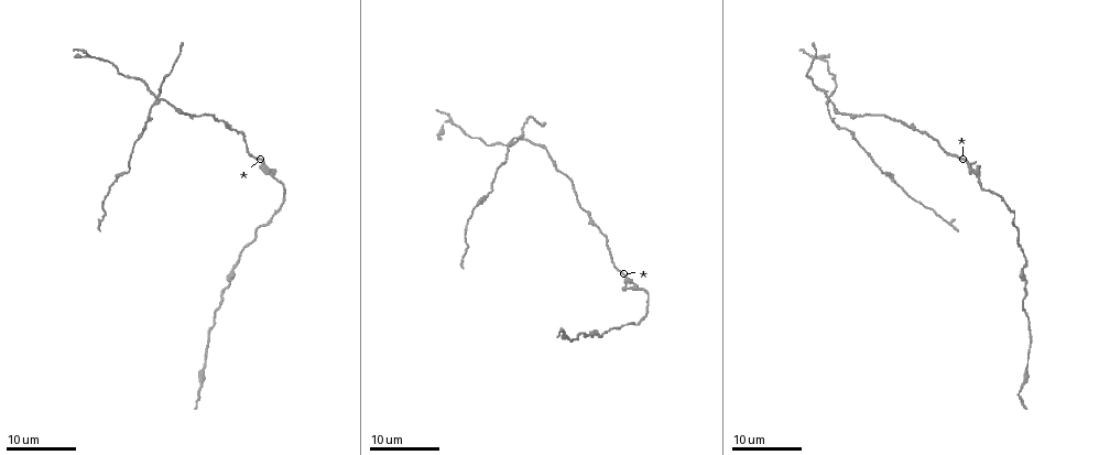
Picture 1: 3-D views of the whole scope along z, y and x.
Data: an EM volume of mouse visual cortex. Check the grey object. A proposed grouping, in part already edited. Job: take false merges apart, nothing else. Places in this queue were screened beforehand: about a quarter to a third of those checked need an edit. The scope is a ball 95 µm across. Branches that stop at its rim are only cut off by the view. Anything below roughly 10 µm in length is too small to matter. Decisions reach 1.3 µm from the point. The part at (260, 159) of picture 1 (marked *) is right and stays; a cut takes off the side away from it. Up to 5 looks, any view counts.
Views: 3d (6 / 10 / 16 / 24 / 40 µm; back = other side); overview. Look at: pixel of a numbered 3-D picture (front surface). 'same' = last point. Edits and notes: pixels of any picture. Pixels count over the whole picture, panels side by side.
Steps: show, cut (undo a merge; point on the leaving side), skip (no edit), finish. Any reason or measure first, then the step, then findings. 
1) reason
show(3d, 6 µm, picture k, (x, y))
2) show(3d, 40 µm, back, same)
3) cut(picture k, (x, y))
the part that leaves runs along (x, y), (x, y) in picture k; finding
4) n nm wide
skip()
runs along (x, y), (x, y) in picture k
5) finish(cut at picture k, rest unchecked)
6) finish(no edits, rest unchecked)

side arm on a straight run
show(3d, 16 µm, picture 1, (595, 225))

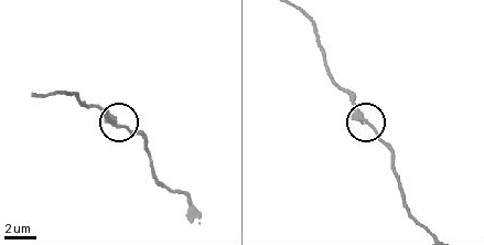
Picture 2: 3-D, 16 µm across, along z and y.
show(3d, 10 µm, picture 2, (365, 118))

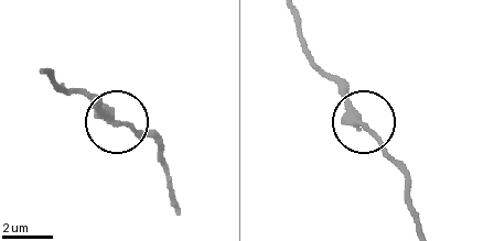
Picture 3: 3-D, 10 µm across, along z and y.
250 nm wide
skip()
runs along (175, 197), (160, 145), (70, 90) in picture 3; one neuron here

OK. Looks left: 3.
four-way junction
show(3d, 16 µm, picture 1, (520, 139))

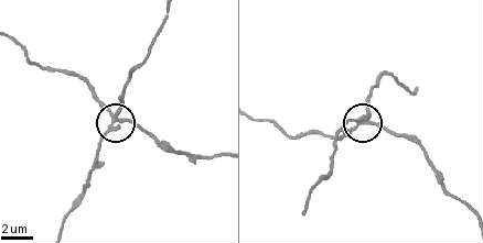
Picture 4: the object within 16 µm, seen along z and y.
show(3d, 6 µm, picture 4, (115, 120))

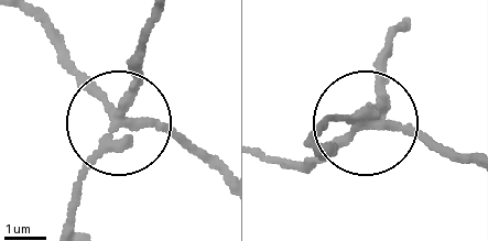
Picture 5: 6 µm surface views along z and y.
230 nm wide
cut(picture 5, (137, 73))
the part that leaves runs along (118, 126), (79, 185), (76, 228) in picture 5; a second neuron is stuck on

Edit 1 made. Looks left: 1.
finish(cut at picture 5, rest unchecked)

